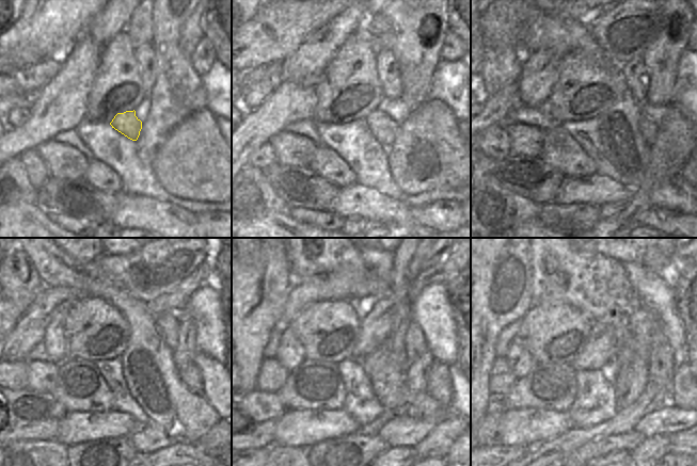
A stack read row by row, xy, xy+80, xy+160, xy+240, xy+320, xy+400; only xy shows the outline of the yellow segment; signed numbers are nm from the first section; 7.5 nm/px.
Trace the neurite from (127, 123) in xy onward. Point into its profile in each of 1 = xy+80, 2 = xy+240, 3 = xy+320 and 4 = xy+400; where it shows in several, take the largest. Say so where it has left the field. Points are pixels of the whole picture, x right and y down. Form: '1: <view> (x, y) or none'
1: xy+80 (383, 128)
2: xy+240 (190, 374)
3: xy+320 (439, 387)
4: xy+400 (686, 392)

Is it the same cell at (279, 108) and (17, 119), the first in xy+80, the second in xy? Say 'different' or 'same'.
different

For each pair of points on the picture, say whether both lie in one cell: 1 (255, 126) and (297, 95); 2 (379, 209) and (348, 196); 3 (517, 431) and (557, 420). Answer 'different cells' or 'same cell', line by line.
1: same cell
2: same cell
3: same cell

